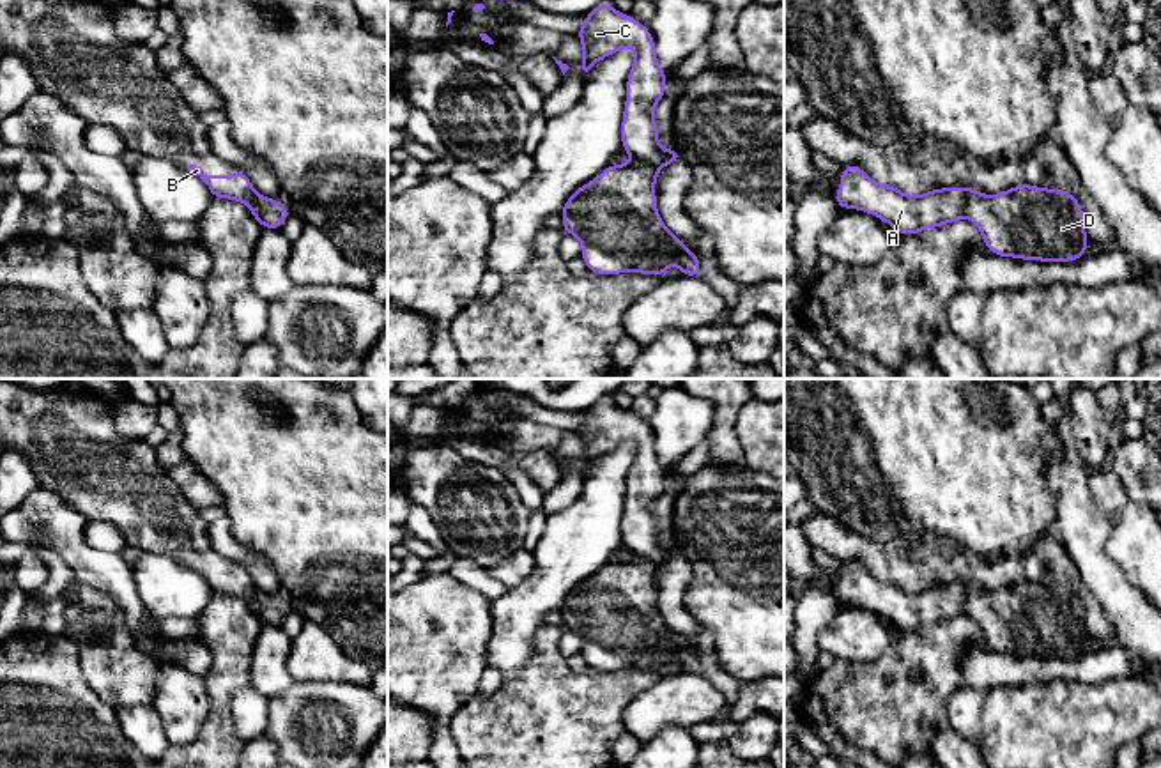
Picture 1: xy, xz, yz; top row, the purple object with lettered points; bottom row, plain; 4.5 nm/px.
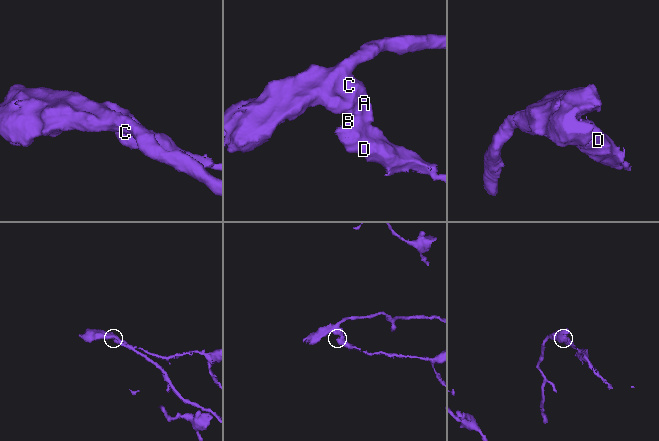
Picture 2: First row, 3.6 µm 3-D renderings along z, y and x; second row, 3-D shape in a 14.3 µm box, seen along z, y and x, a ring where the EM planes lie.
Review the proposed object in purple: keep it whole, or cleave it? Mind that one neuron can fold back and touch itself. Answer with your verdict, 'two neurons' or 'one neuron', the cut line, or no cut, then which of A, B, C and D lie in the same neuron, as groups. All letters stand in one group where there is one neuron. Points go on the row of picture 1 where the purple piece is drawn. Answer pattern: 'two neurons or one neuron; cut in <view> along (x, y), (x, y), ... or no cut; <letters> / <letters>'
two neurons; cut in yz along (961, 190), (967, 200), (967, 215); A C / B D

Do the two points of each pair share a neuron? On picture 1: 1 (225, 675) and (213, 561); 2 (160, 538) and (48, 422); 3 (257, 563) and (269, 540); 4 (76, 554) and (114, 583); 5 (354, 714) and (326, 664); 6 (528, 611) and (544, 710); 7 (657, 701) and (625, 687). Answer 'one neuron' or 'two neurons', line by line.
1: two neurons
2: one neuron
3: two neurons
4: one neuron
5: two neurons
6: two neurons
7: two neurons

